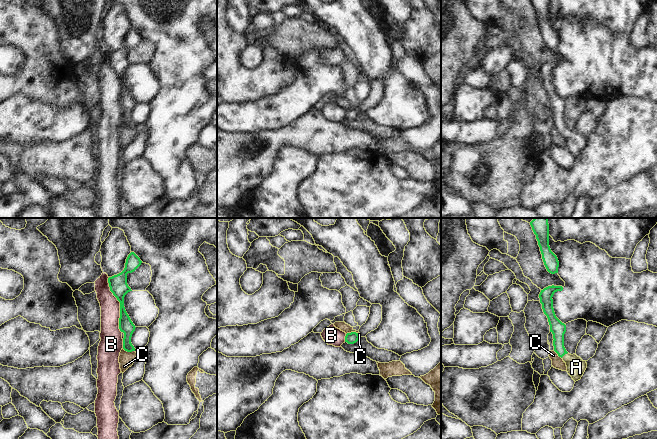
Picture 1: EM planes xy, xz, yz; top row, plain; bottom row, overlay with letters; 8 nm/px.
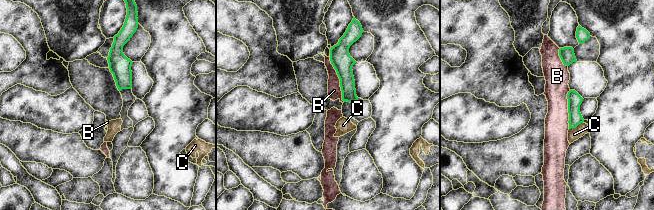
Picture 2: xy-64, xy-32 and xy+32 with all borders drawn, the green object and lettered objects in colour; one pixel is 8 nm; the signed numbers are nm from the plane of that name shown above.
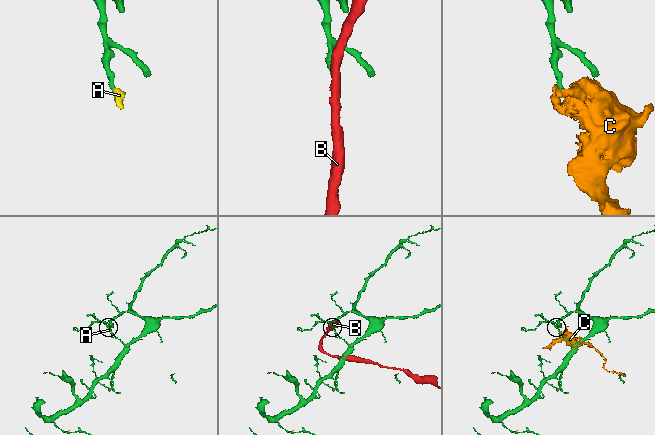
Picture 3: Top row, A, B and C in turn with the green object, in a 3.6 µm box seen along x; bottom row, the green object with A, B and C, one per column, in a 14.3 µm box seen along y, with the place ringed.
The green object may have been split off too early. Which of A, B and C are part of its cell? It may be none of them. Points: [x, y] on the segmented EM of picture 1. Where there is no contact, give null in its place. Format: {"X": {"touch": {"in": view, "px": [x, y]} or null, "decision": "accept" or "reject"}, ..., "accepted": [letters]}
{"A": {"touch": {"in": "yz", "px": [564, 354]}, "decision": "accept"}, "B": {"touch": {"in": "xy", "px": [120, 305]}, "decision": "reject"}, "C": {"touch": {"in": "xz", "px": [353, 332]}, "decision": "reject"}, "accepted": ["A"]}

